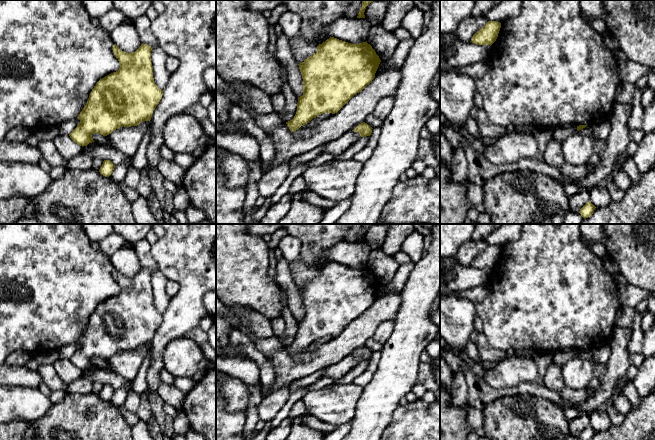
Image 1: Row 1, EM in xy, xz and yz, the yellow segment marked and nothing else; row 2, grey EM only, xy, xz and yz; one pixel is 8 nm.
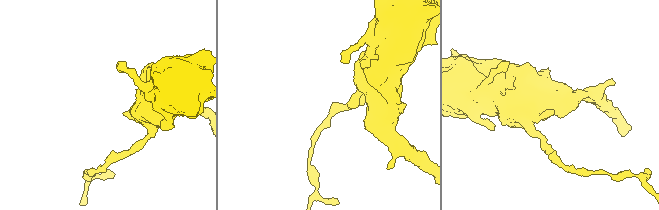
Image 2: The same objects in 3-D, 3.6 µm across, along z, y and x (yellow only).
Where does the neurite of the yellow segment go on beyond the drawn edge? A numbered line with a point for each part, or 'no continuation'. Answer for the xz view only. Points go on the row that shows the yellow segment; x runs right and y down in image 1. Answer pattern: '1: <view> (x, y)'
no continuation

